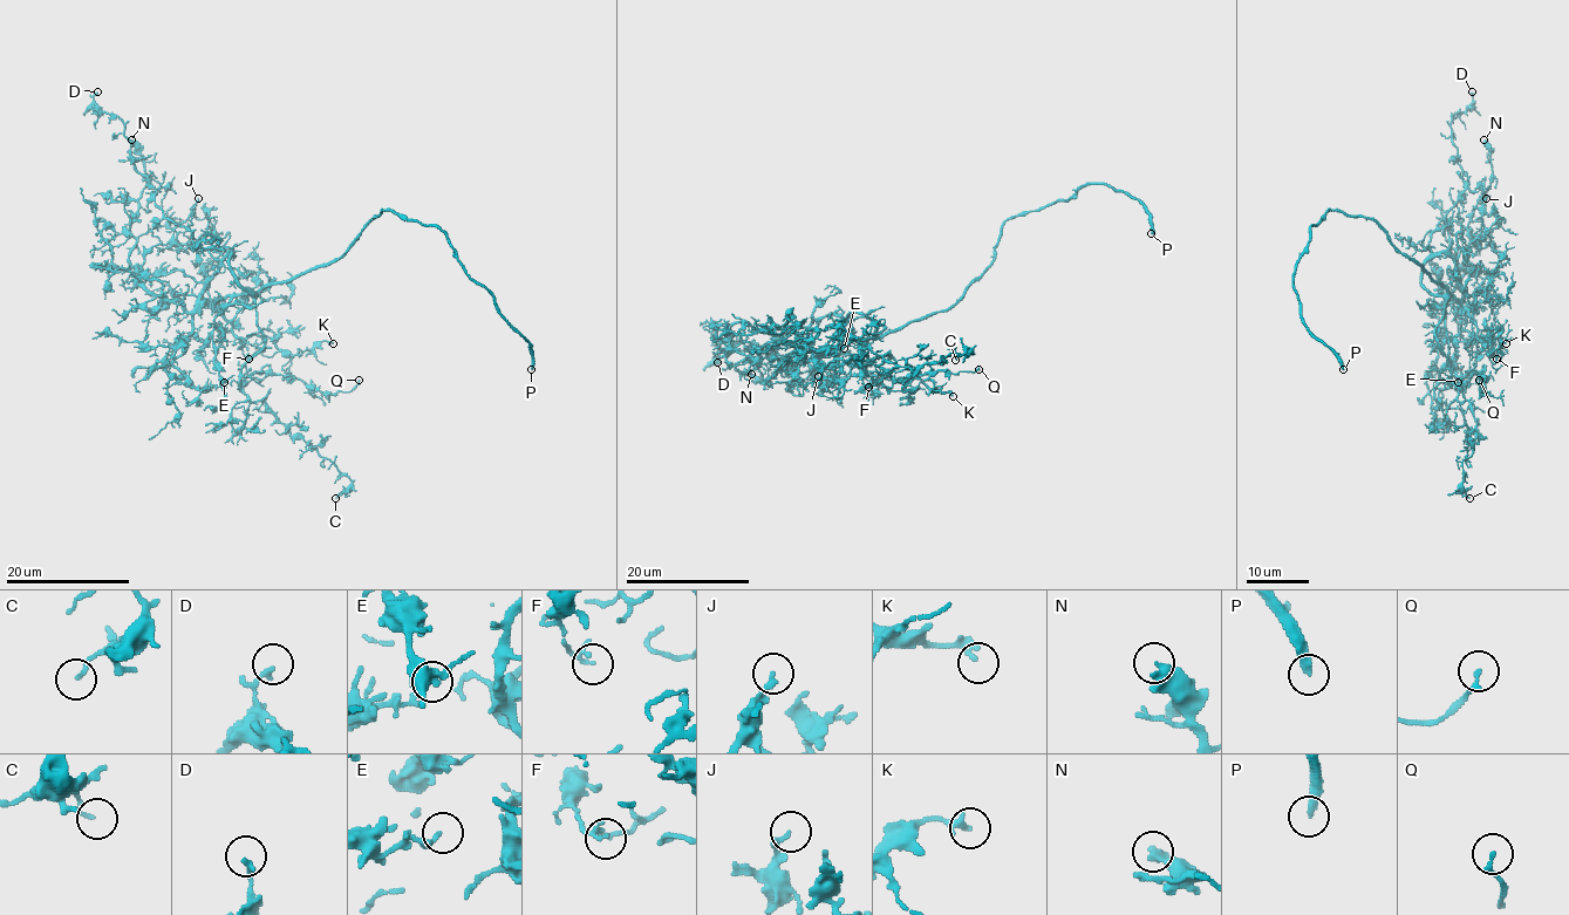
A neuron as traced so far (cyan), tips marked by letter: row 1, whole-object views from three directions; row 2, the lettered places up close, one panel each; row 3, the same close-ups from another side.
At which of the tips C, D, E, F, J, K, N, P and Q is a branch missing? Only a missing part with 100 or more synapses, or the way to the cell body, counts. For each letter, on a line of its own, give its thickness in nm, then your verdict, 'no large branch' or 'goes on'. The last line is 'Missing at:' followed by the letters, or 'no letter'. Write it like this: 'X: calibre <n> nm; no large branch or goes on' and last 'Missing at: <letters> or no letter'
C: calibre 120 nm; no large branch
D: calibre 140 nm; no large branch
E: calibre 150 nm; no large branch
F: calibre 100 nm; no large branch
J: calibre 200 nm; no large branch
K: calibre 300 nm; no large branch
N: calibre 400 nm; no large branch
P: calibre 320 nm; goes on
Q: calibre 180 nm; no large branch
Missing at: P

